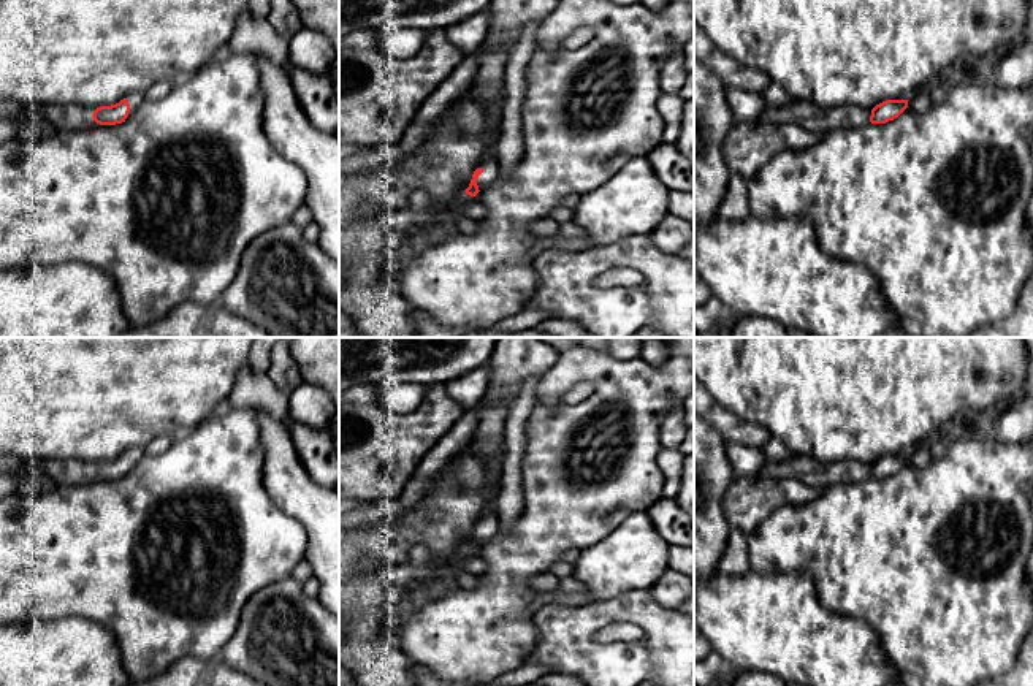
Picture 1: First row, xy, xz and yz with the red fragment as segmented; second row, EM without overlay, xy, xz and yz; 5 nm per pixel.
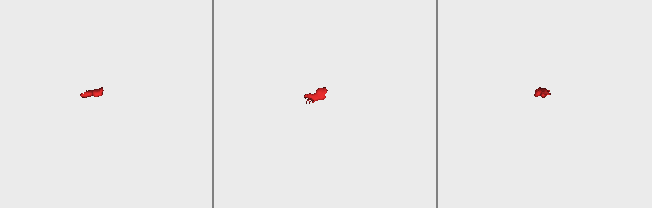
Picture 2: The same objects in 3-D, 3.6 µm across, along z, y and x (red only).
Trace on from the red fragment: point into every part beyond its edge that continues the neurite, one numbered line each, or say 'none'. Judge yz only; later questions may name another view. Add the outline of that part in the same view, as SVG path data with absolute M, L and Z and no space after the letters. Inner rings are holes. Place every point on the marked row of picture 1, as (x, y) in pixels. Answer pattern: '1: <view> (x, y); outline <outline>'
1: yz (815, 118); outline M792 98L784 106L767 105L760 116L760 124L797 124L822 135L837 128L863 127L870 124L870 116L871 109L856 105L824 108L808 100Z

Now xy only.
1: xy (135, 100); outline M135 92L135 93L130 93L127 97L127 100L128 100L128 105L130 105L130 111L133 111L133 109L139 108L144 103L146 93Z

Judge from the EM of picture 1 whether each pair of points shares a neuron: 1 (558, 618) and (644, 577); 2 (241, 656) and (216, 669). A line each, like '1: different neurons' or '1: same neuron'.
1: different neurons
2: different neurons

